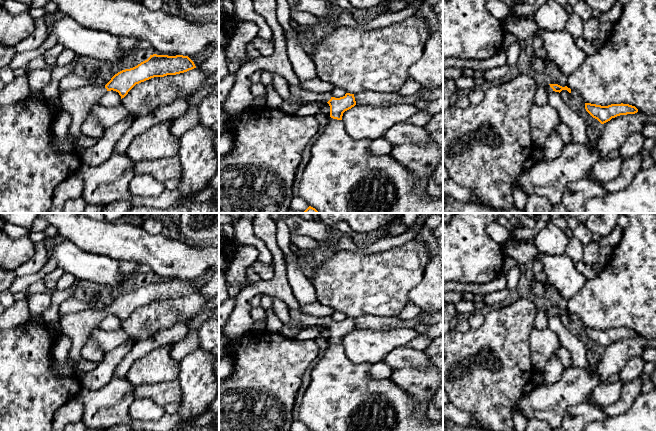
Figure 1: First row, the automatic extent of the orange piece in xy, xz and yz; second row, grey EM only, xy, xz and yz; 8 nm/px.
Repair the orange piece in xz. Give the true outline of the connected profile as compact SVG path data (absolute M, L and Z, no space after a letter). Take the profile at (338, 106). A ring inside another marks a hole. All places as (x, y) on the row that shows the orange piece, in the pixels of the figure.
M253 0L254 12L262 16L272 30L274 53L256 61L247 61L235 73L235 83L222 109L230 116L236 116L245 111L253 102L250 77L256 71L268 71L279 74L289 86L292 99L283 100L281 110L286 114L295 114L300 107L308 103L327 102L330 106L330 117L342 120L343 113L356 105L354 94L346 93L343 97L335 98L330 92L313 93L300 87L300 81L293 71L287 55L285 31L277 20L277 0Z

